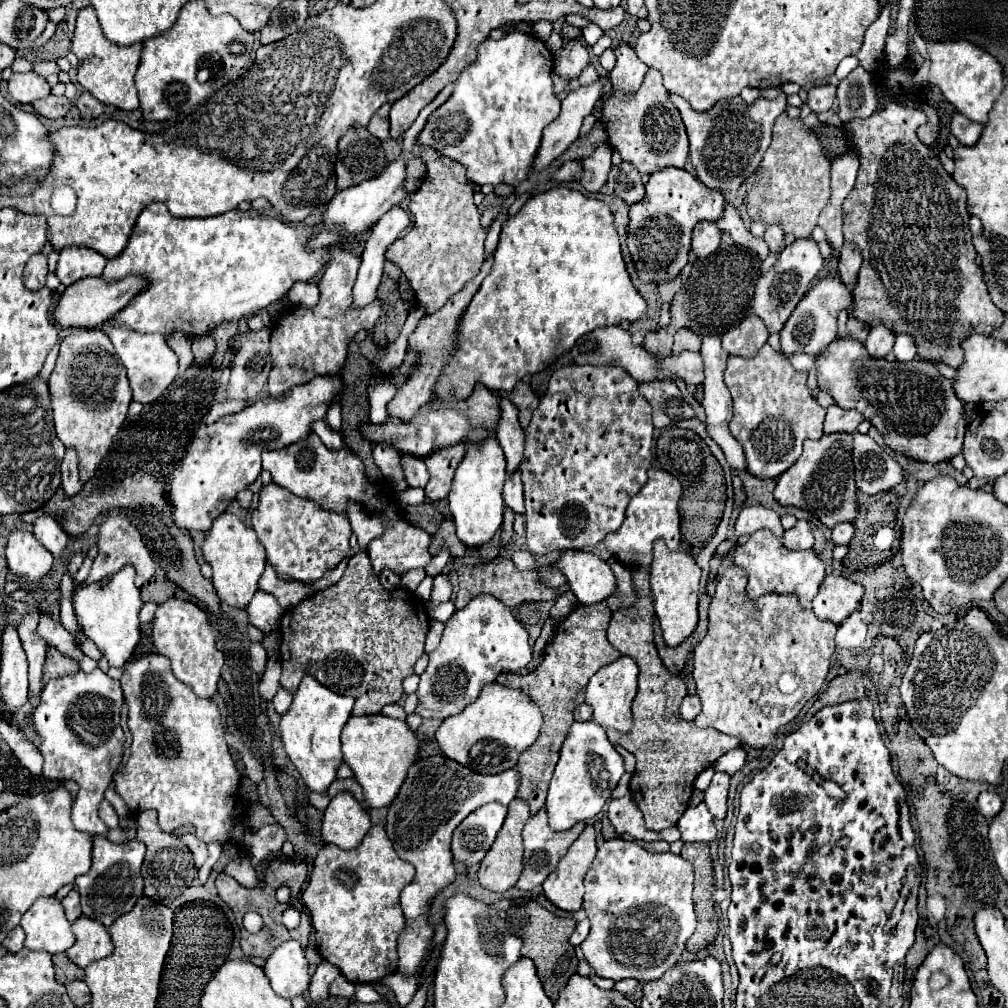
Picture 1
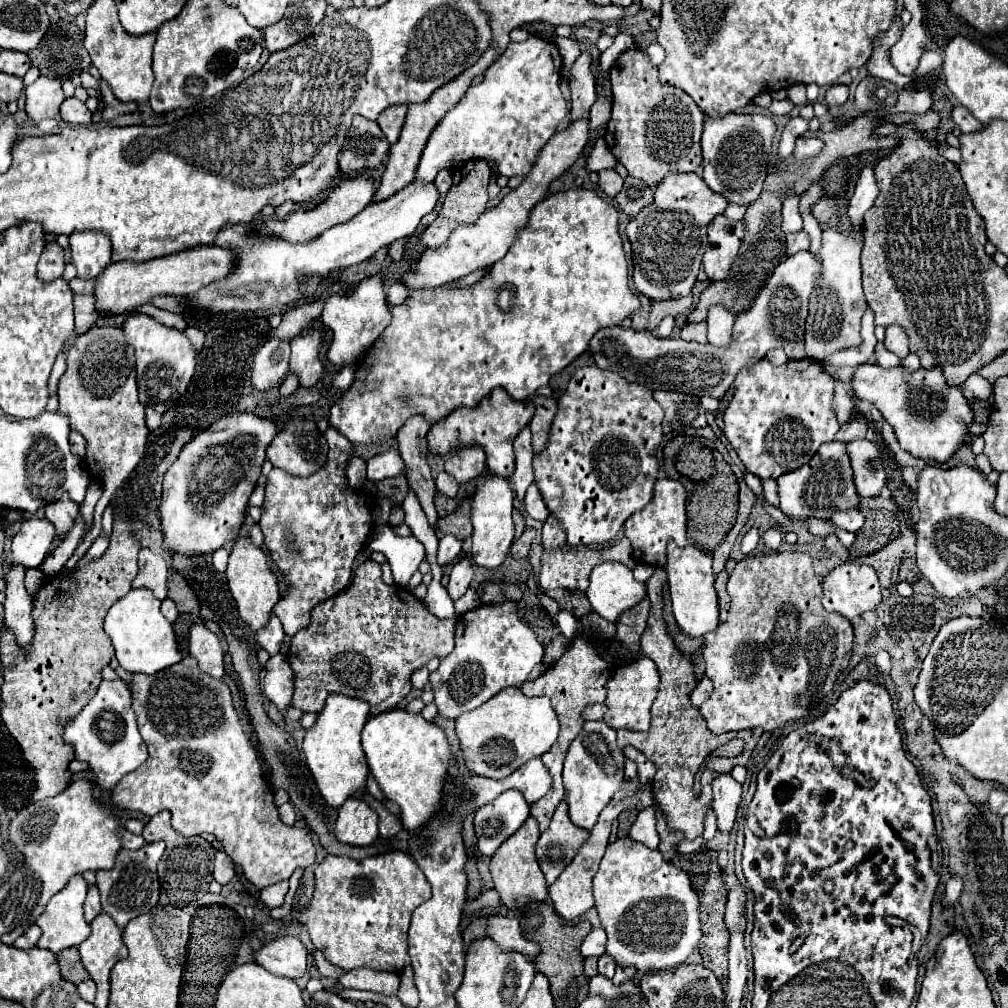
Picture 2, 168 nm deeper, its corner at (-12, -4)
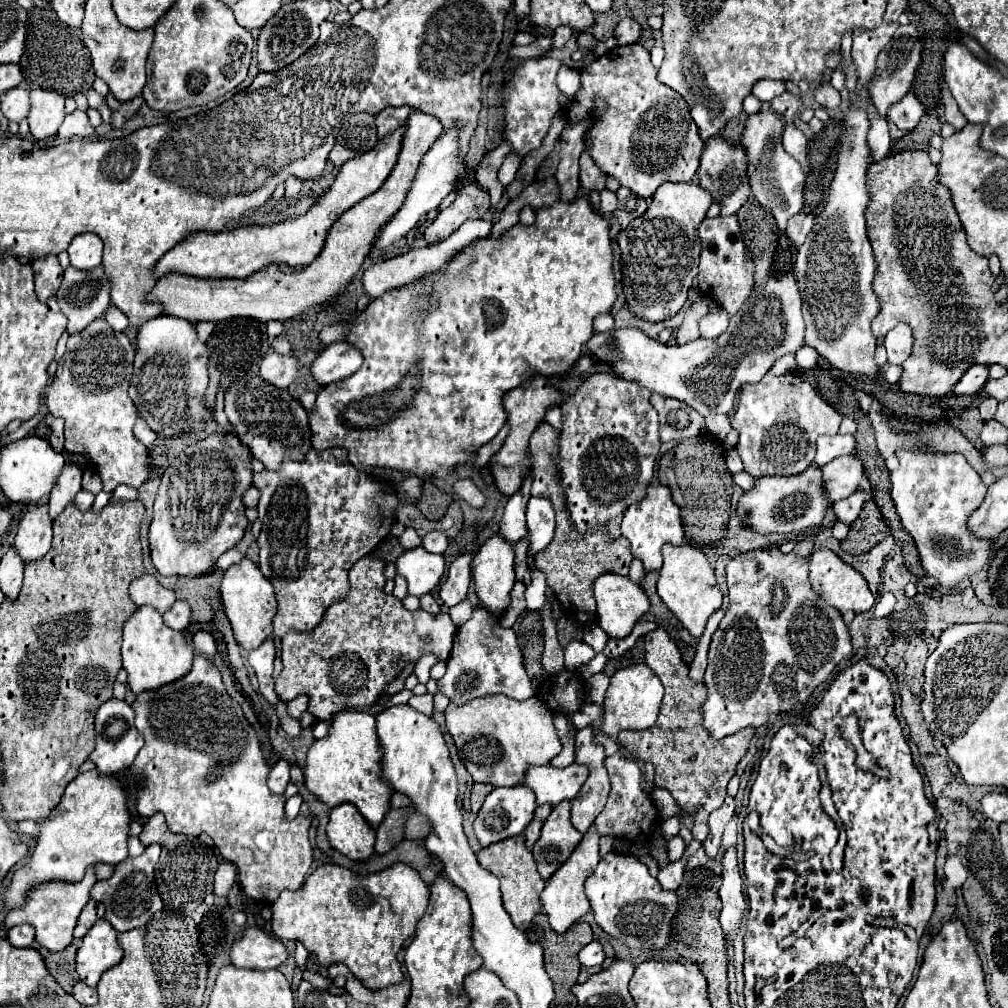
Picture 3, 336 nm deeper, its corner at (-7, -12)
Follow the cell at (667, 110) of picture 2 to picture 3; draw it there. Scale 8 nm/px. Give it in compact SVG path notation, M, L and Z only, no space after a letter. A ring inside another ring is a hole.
M641 44L617 46L595 62L591 62L585 70L581 70L581 90L567 104L565 112L567 122L587 122L585 142L595 164L607 176L617 178L621 186L633 190L643 198L651 198L663 182L689 182L699 168L699 156L705 146L689 114L689 104L673 88L661 84L657 80L657 72L659 70L649 60L649 50ZM595 98L603 98L607 102L607 110L599 116L593 116Z

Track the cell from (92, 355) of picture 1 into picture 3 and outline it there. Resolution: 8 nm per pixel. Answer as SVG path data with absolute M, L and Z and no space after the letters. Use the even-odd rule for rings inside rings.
M99 318L83 332L69 336L67 352L59 360L57 372L43 394L47 410L65 420L65 450L93 460L105 490L115 490L119 484L139 488L149 478L149 452L133 436L137 408L127 396L133 356L135 350L127 336Z

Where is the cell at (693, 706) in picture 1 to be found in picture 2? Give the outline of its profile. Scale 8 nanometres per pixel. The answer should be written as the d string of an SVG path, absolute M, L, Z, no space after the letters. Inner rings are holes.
M704 676L700 682L698 682L698 686L694 688L694 692L692 692L692 696L690 696L690 700L692 700L692 706L696 706L696 708L700 708L706 700L708 700L708 696L712 694L712 682Z

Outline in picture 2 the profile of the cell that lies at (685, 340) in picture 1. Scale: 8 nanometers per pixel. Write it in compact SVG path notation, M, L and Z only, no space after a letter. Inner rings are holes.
M700 322L700 324L686 324L682 326L682 332L680 332L680 338L684 340L690 340L690 342L708 342L706 340L706 322Z

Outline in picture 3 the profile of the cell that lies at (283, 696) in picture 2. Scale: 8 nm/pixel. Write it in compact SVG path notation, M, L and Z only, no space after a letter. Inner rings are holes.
M297 696L293 702L287 704L287 712L291 714L291 718L297 718L307 710L307 696Z

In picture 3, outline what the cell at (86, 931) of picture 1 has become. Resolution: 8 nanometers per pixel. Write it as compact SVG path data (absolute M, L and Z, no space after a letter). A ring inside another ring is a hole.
M103 918L81 940L77 950L77 974L89 986L97 986L101 974L111 966L119 964L123 958L123 948L117 942L115 928Z

